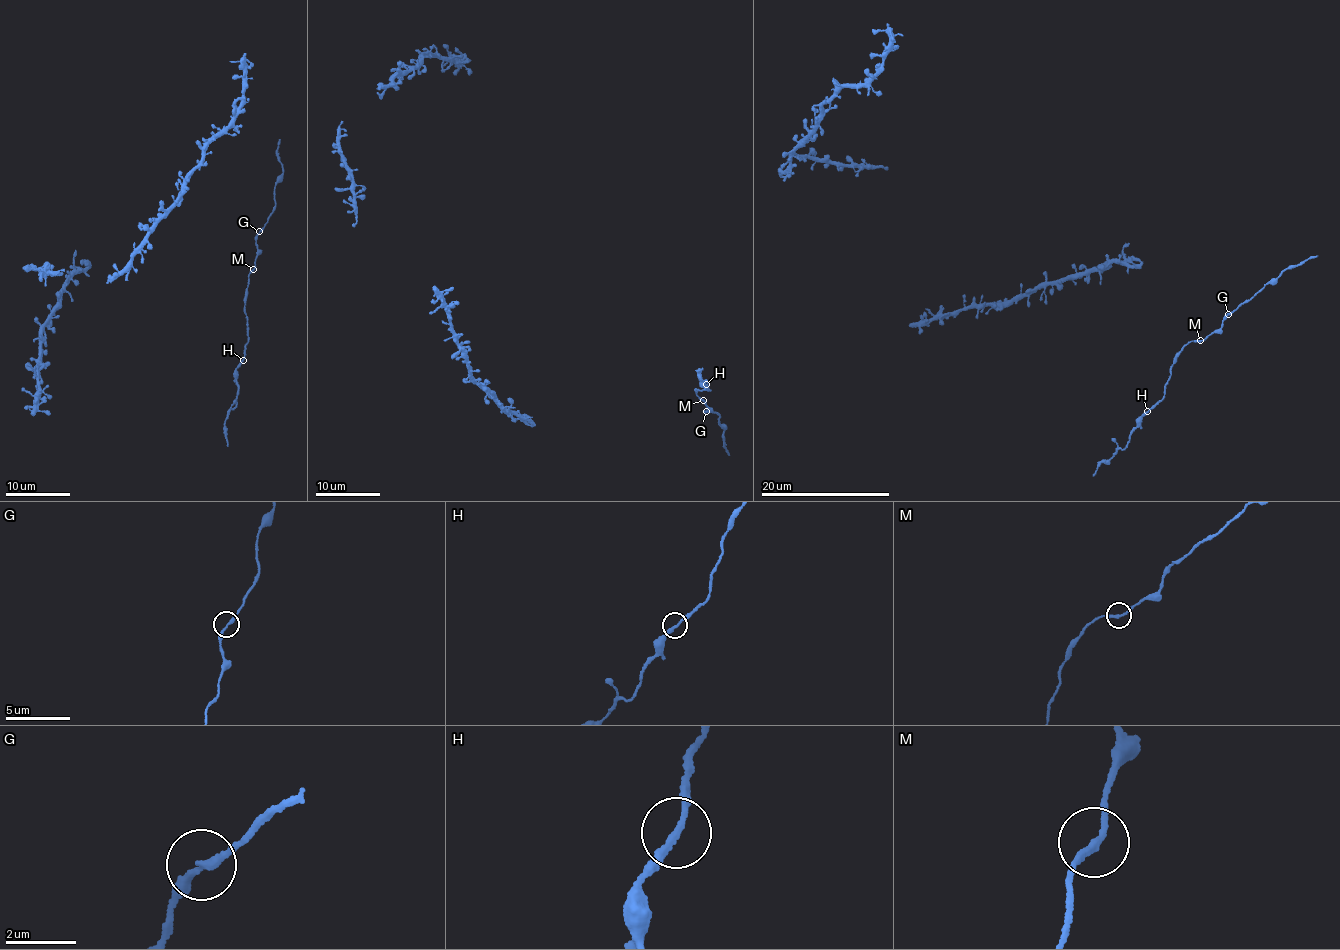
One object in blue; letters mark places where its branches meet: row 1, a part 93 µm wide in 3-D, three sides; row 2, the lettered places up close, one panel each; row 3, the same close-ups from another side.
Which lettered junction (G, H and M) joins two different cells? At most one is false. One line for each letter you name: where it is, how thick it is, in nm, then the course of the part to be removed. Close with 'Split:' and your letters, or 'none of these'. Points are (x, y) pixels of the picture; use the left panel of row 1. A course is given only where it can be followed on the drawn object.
Split: none of these

